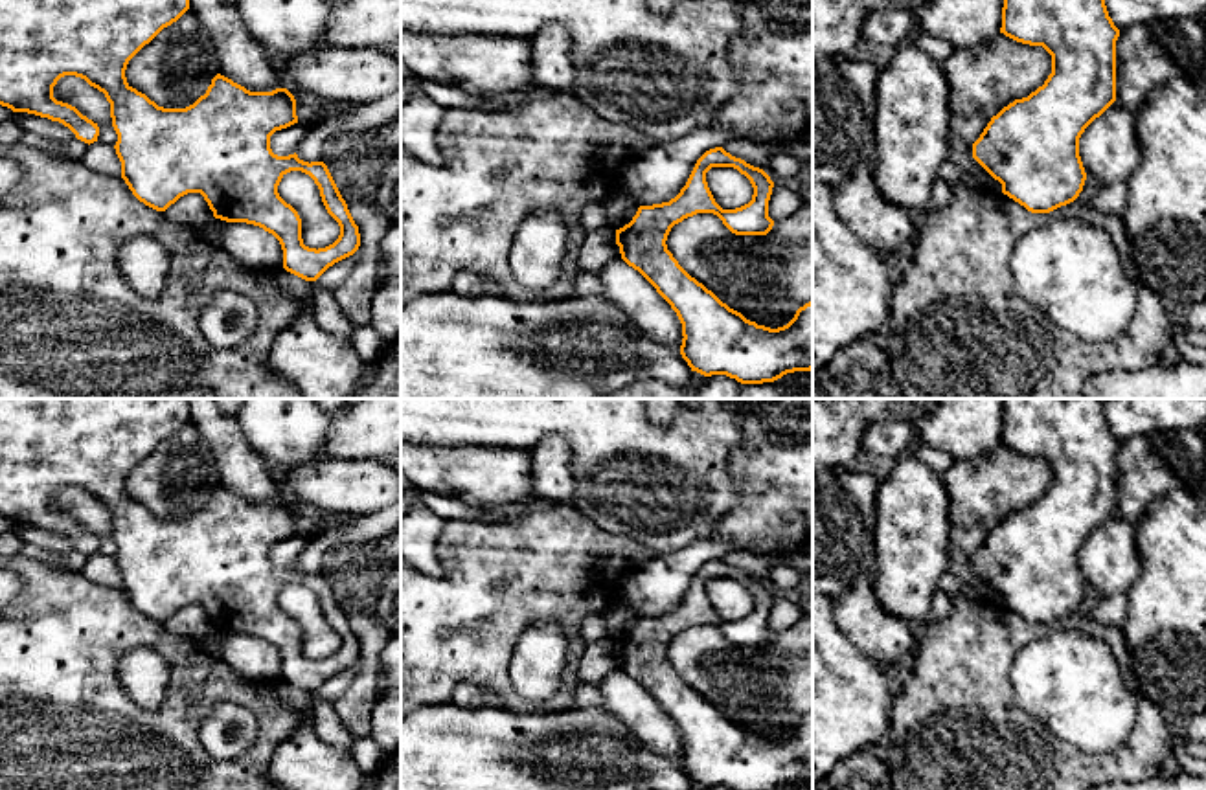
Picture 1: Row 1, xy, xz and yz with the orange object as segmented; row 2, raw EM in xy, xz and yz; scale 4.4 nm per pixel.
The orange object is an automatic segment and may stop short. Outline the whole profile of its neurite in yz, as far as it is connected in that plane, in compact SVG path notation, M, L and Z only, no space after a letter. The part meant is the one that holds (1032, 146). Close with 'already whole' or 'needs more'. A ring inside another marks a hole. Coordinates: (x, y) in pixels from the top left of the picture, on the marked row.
M1004 0L1000 33L1042 46L1052 55L1052 73L1028 97L1015 99L991 118L973 143L973 158L1002 184L1004 195L1031 213L1050 213L1083 191L1087 173L1079 138L1116 101L1120 29L1105 0Z; already whole

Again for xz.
M722 147L706 151L695 164L686 186L669 202L640 206L629 224L616 230L616 244L621 259L638 270L656 292L671 305L682 323L680 355L691 367L704 377L726 375L741 384L774 382L787 373L813 369L813 301L800 307L794 318L778 329L757 325L741 312L722 303L711 290L691 277L667 250L671 228L697 213L713 213L735 235L767 235L774 220L768 217L768 200L774 182L770 176L741 158L732 156ZM711 167L734 167L745 175L752 187L752 200L735 209L722 209L706 182Z; already whole

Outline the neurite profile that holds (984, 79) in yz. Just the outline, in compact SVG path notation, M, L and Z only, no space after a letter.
M1000 33L989 44L954 50L941 66L952 112L947 160L976 175L982 189L995 191L995 178L973 158L973 143L1004 107L1044 85L1052 55Z

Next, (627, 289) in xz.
M621 257L596 272L601 298L616 305L647 338L680 351L682 323L656 288Z

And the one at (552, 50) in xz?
M546 24L529 35L531 81L550 92L570 90L577 79L572 35L561 24Z

